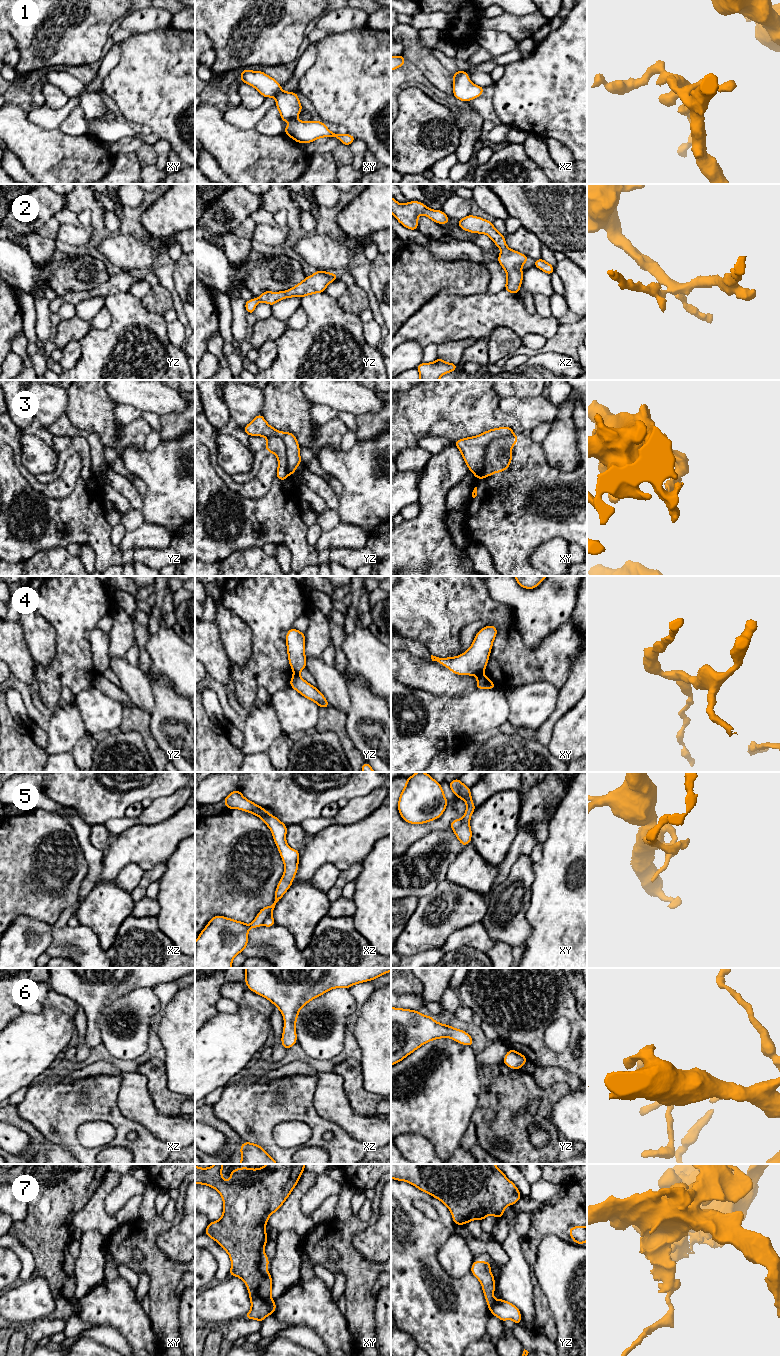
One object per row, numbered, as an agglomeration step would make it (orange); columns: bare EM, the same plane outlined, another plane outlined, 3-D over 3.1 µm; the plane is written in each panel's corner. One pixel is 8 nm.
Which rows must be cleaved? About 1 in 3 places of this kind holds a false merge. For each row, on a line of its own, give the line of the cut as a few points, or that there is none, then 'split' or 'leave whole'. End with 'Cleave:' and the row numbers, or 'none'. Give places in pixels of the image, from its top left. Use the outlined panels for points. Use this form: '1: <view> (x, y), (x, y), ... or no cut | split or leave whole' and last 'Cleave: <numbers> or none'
1: no cut | leave whole
2: no cut | leave whole
3: xy (512, 433), (491, 440), (485, 449), (483, 468), (475, 476) | split
4: xy (482, 674), (478, 676) | split
5: no cut | leave whole
6: no cut | leave whole
7: yz (496, 1300), (491, 1312) | split
Cleave: 3, 4, 7

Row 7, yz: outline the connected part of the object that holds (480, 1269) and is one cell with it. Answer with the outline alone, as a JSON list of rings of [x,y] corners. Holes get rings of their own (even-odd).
[[[473,1261],[471,1273],[480,1281],[485,1295],[487,1306],[492,1313],[492,1308],[495,1303],[493,1292],[495,1291],[494,1276],[490,1271],[491,1263],[486,1261]]]

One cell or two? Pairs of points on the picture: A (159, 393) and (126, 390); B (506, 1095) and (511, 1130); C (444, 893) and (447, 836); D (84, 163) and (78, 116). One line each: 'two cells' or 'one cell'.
A: one cell
B: one cell
C: two cells
D: two cells

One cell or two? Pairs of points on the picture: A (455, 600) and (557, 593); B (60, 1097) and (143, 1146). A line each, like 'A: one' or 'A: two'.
A: two
B: one

